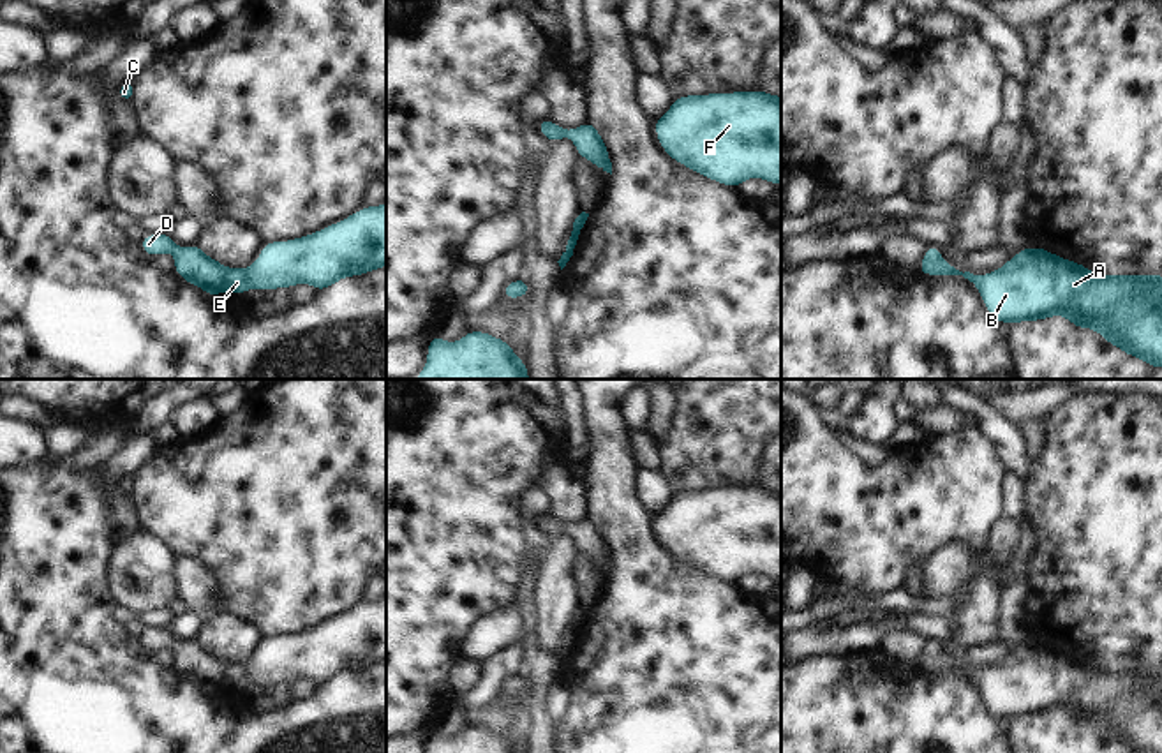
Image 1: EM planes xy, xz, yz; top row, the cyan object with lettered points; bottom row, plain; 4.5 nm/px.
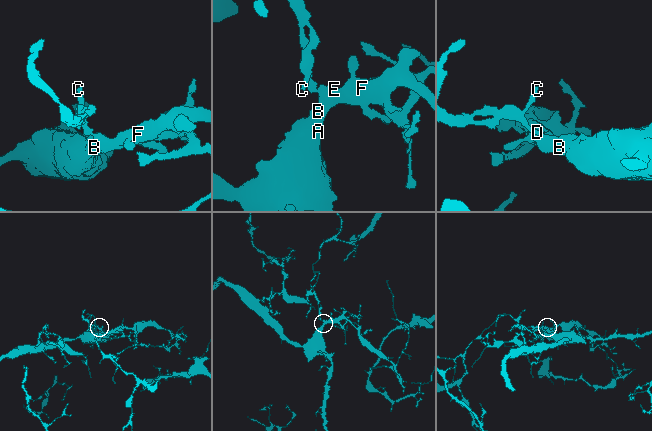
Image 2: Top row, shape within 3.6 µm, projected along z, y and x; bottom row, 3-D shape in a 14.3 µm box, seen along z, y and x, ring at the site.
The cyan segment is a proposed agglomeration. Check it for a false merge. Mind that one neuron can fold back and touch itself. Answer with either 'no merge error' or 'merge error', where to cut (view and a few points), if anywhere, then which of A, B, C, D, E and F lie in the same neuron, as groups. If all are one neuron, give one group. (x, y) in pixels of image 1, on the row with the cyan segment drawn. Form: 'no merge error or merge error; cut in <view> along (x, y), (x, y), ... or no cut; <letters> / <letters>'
no merge error; no cut; A B C D E F

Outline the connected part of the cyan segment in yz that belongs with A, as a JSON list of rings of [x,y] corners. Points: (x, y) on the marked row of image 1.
[[[936,245],[926,249],[919,272],[942,277],[963,275],[979,289],[986,310],[998,323],[1012,326],[1061,316],[1076,328],[1100,333],[1107,344],[1118,346],[1125,354],[1162,369],[1162,275],[1104,275],[1042,247],[1019,249],[1002,268],[973,275],[956,270],[940,256],[940,249]]]

